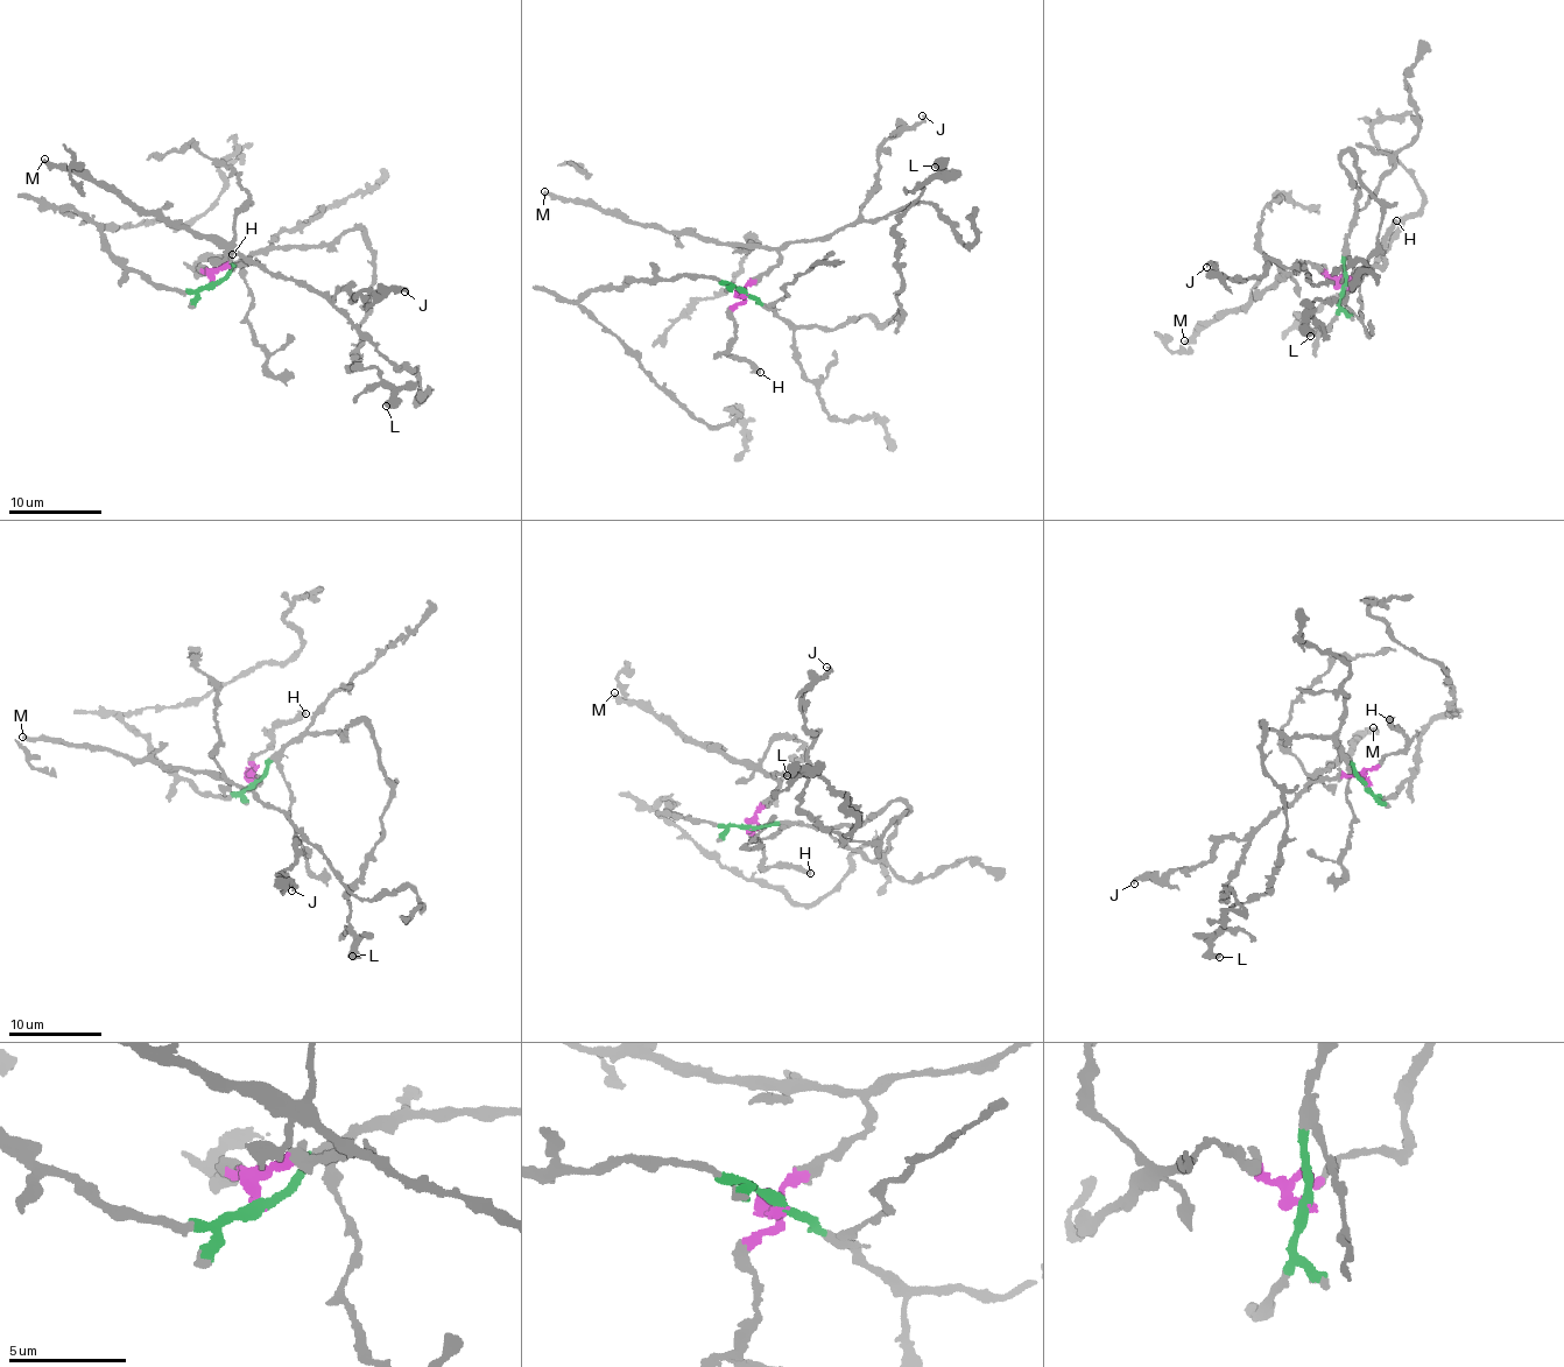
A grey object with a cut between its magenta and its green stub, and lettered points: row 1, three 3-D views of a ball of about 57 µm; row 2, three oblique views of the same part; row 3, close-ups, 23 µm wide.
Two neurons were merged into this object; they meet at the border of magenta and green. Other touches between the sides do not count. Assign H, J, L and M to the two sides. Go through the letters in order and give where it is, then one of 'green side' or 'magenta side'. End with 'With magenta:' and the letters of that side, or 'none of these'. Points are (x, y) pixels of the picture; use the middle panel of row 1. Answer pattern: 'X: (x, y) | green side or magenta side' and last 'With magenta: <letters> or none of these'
H: (760, 372) | magenta side
J: (922, 115) | magenta side
L: (935, 167) | green side
M: (544, 191) | magenta side
With magenta: H, J, M

